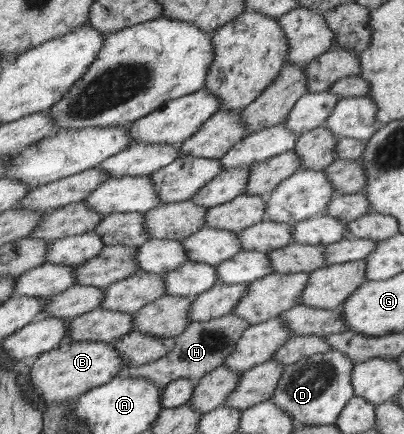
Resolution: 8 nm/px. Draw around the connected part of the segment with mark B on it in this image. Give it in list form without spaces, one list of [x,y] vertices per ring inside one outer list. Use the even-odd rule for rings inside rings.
[[[78,340],[64,342],[31,361],[30,374],[28,374],[30,392],[44,398],[47,403],[69,402],[91,388],[106,384],[124,366],[128,366],[127,362],[113,348],[111,342]]]

